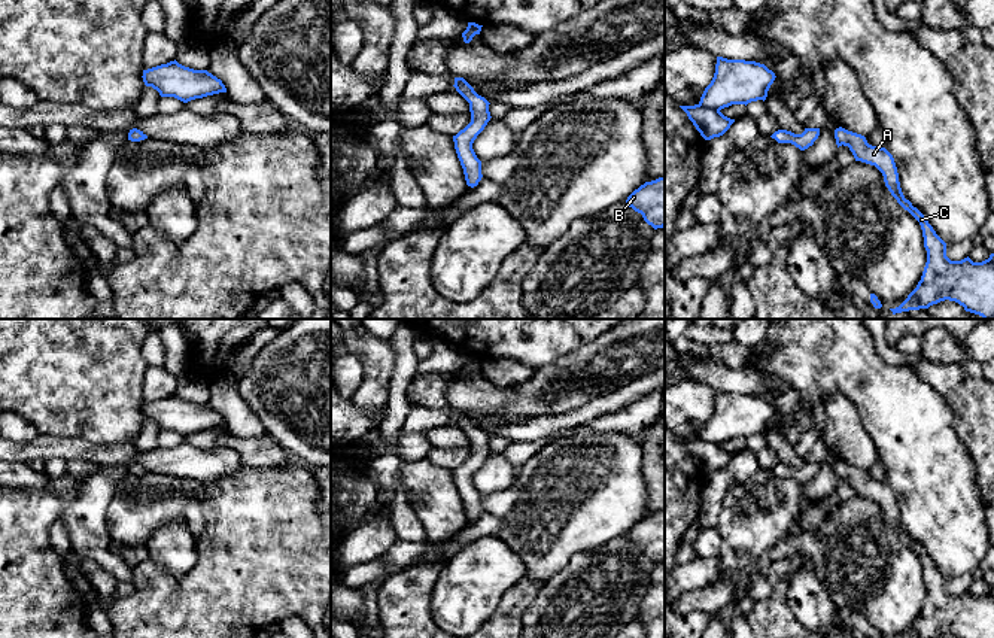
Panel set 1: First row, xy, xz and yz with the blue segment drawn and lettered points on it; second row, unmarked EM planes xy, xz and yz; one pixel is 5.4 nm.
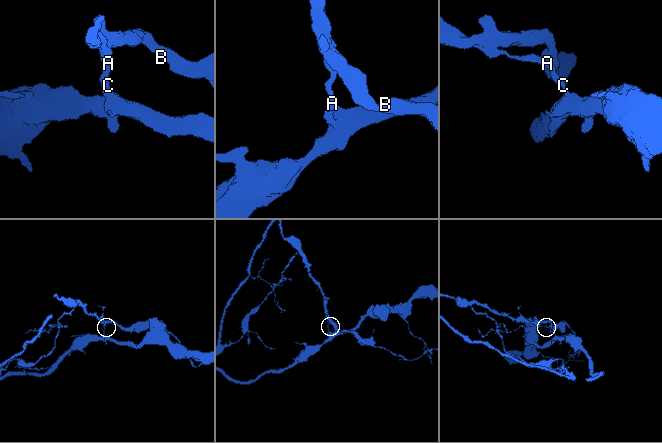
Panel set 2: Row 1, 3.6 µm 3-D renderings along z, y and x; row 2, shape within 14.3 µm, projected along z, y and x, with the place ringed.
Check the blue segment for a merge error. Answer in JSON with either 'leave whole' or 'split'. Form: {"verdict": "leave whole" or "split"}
{"verdict": "split"}

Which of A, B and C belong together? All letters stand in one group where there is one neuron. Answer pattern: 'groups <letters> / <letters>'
groups A C / B

